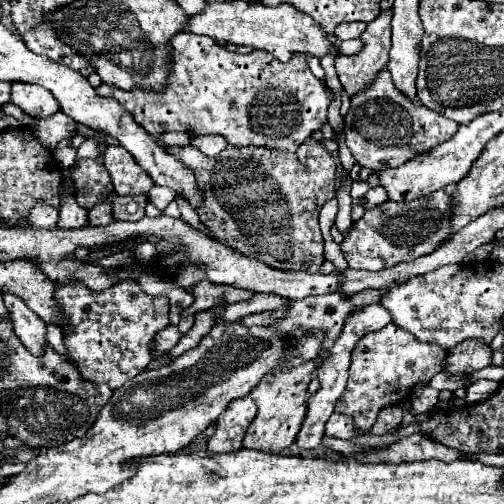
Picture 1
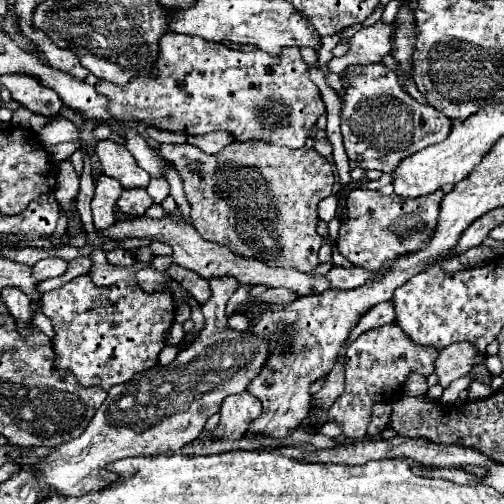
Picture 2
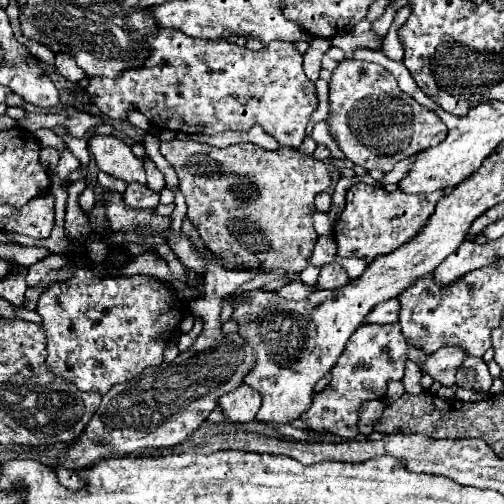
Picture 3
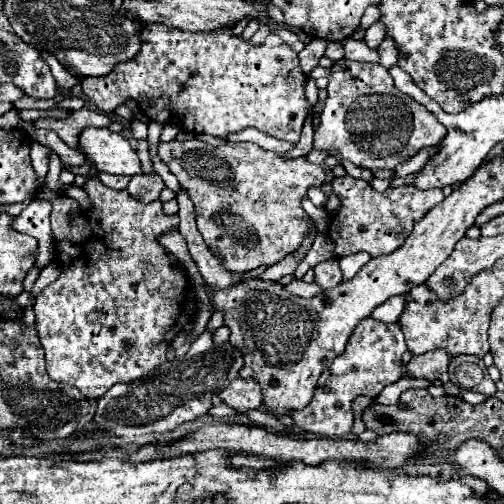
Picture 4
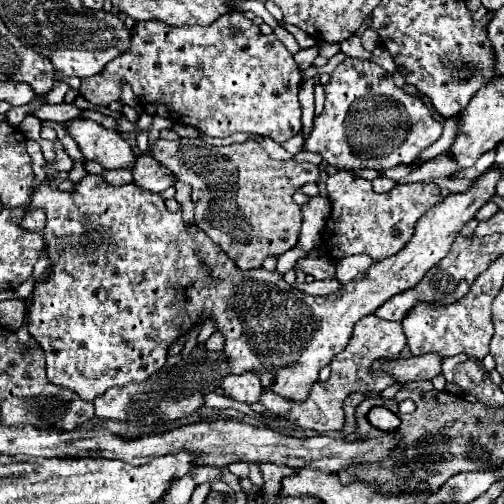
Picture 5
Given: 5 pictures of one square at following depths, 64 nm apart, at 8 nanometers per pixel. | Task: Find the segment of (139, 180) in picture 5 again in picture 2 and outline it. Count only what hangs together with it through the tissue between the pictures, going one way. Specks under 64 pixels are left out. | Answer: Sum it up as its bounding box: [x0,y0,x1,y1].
[116,188,154,216]

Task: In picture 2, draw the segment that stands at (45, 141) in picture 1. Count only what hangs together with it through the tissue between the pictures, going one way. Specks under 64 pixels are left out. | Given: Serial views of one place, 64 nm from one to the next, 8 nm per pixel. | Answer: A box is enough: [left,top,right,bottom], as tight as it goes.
[38,118,80,146]

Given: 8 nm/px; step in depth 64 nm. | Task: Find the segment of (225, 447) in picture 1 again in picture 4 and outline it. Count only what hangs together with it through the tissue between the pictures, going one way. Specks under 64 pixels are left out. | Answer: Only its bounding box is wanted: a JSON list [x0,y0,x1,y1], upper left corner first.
[218,378,262,412]

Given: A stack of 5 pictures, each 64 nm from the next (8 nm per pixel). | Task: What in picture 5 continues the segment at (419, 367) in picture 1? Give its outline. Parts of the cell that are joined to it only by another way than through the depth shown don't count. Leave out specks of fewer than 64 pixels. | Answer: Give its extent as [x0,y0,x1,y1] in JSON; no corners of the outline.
[260,314,406,432]

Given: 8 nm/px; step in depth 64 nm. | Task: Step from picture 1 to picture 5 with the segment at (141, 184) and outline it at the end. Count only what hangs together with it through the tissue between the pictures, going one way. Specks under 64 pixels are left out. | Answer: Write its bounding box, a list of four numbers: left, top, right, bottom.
[64,118,136,170]

